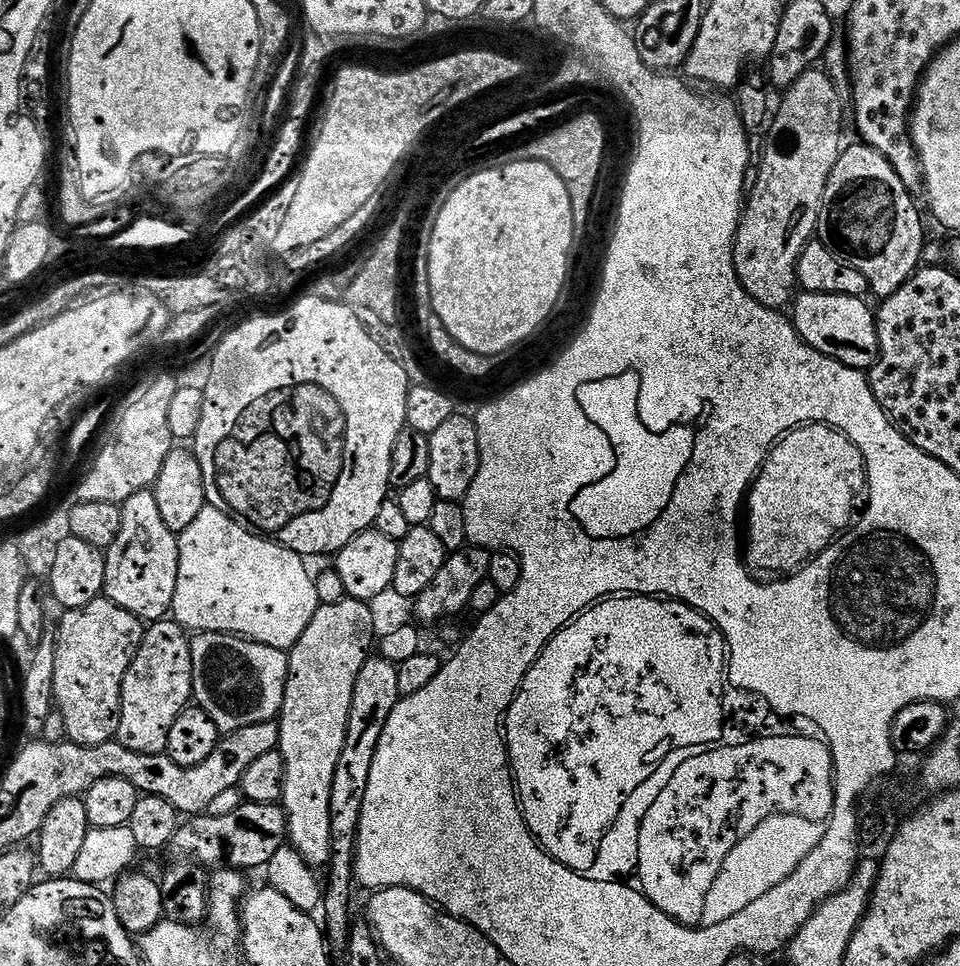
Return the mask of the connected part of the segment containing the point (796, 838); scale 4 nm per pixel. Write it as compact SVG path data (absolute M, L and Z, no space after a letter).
M770 816L764 818L752 828L744 831L742 838L737 838L736 843L726 852L722 874L714 880L718 884L712 894L712 910L718 910L722 914L730 914L736 909L746 910L750 902L762 898L774 886L778 886L808 857L819 844L824 841L824 816L808 816L808 820L802 818L788 818L786 834L782 832L782 818Z

